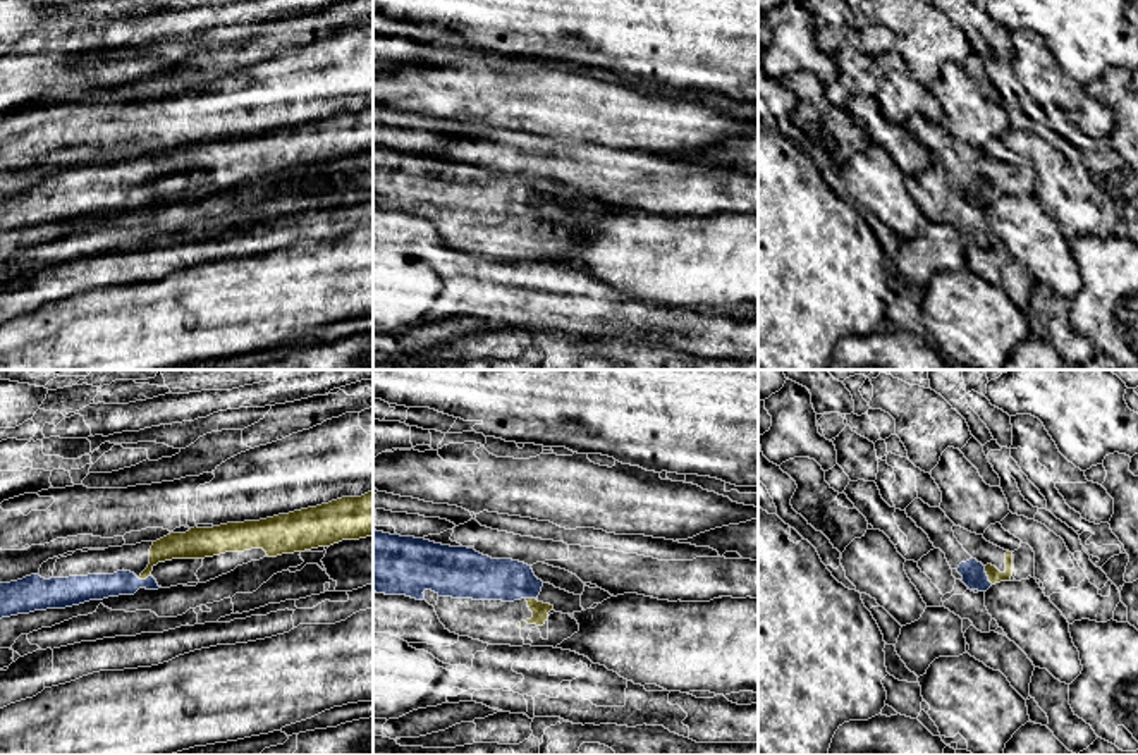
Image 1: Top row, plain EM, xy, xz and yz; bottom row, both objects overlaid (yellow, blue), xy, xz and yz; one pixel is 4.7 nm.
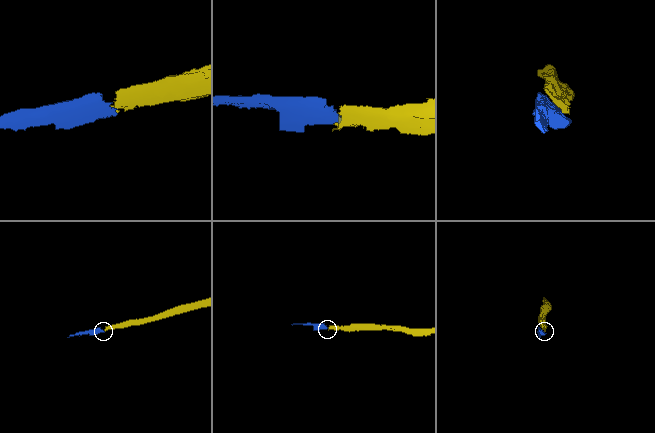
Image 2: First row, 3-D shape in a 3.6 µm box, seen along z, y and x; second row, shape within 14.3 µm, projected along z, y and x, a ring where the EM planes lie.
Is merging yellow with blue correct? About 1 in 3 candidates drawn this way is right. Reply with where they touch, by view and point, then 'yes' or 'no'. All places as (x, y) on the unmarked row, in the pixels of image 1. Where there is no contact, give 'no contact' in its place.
yz (987, 190) | yes

